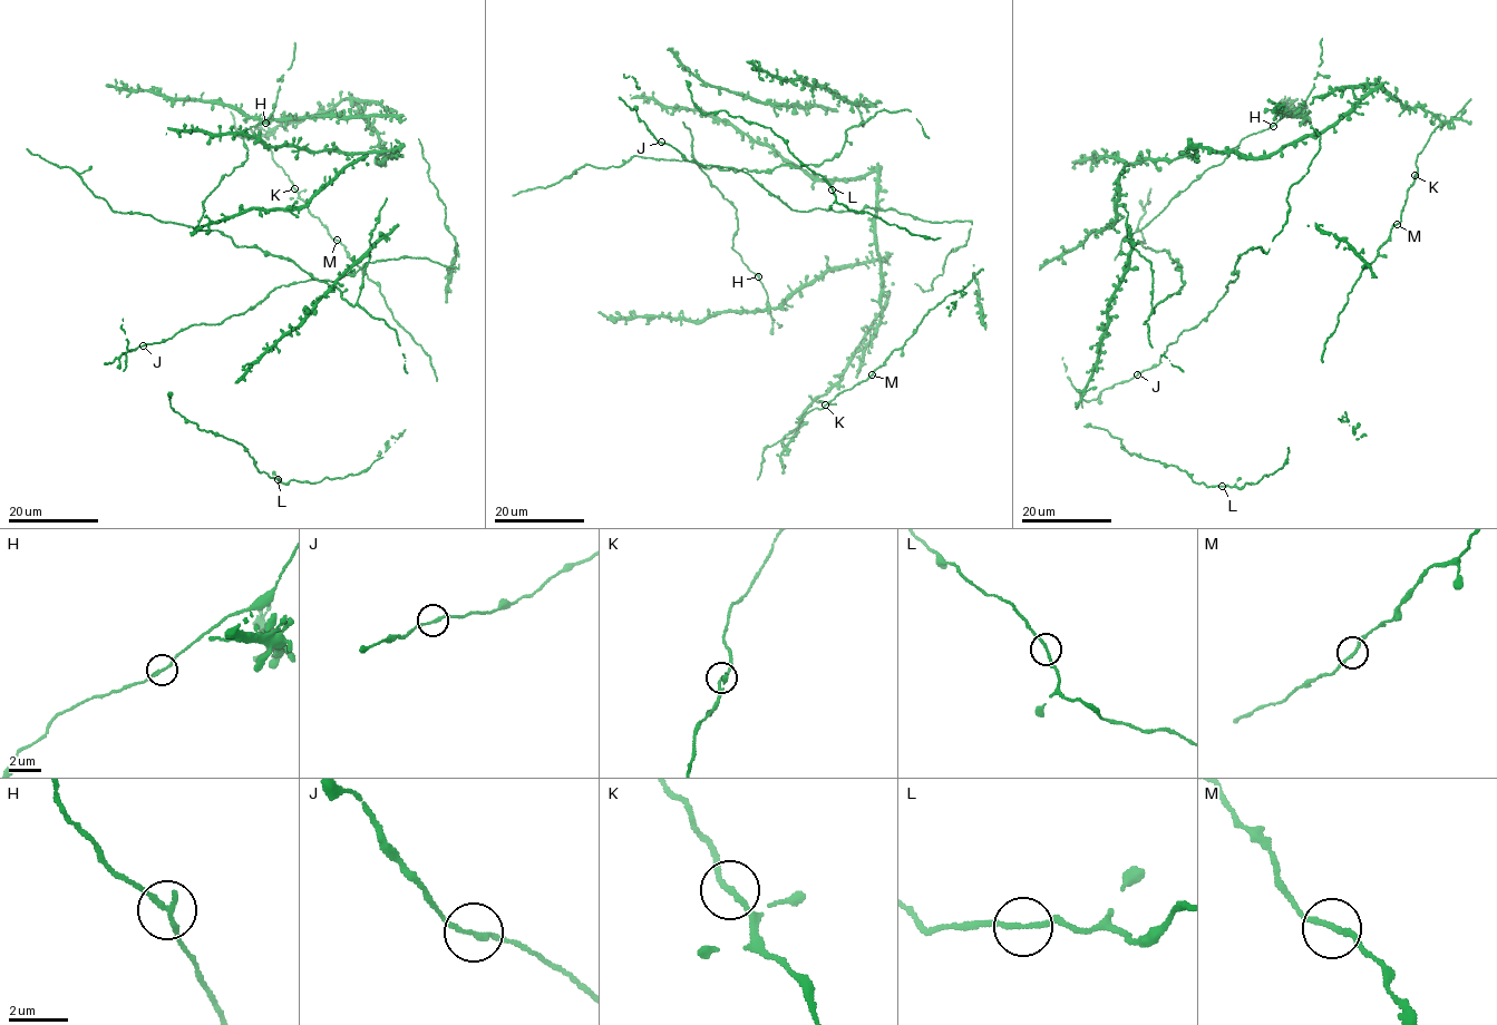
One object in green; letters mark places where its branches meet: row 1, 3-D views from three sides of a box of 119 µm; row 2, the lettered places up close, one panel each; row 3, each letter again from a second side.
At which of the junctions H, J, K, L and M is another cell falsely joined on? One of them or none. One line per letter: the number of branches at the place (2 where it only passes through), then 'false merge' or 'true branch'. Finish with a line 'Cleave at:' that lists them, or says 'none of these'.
H: 2 branches meet; true branch
J: 2 branches meet; true branch
K: 2 branches meet; true branch
L: 2 branches meet; true branch
M: 2 branches meet; true branch
Cleave at: none of these

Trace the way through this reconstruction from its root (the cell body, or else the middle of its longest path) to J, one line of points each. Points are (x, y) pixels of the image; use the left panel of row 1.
J: (428, 174), (457, 267), (365, 263), (333, 281), (281, 285), (219, 324), (143, 344)

